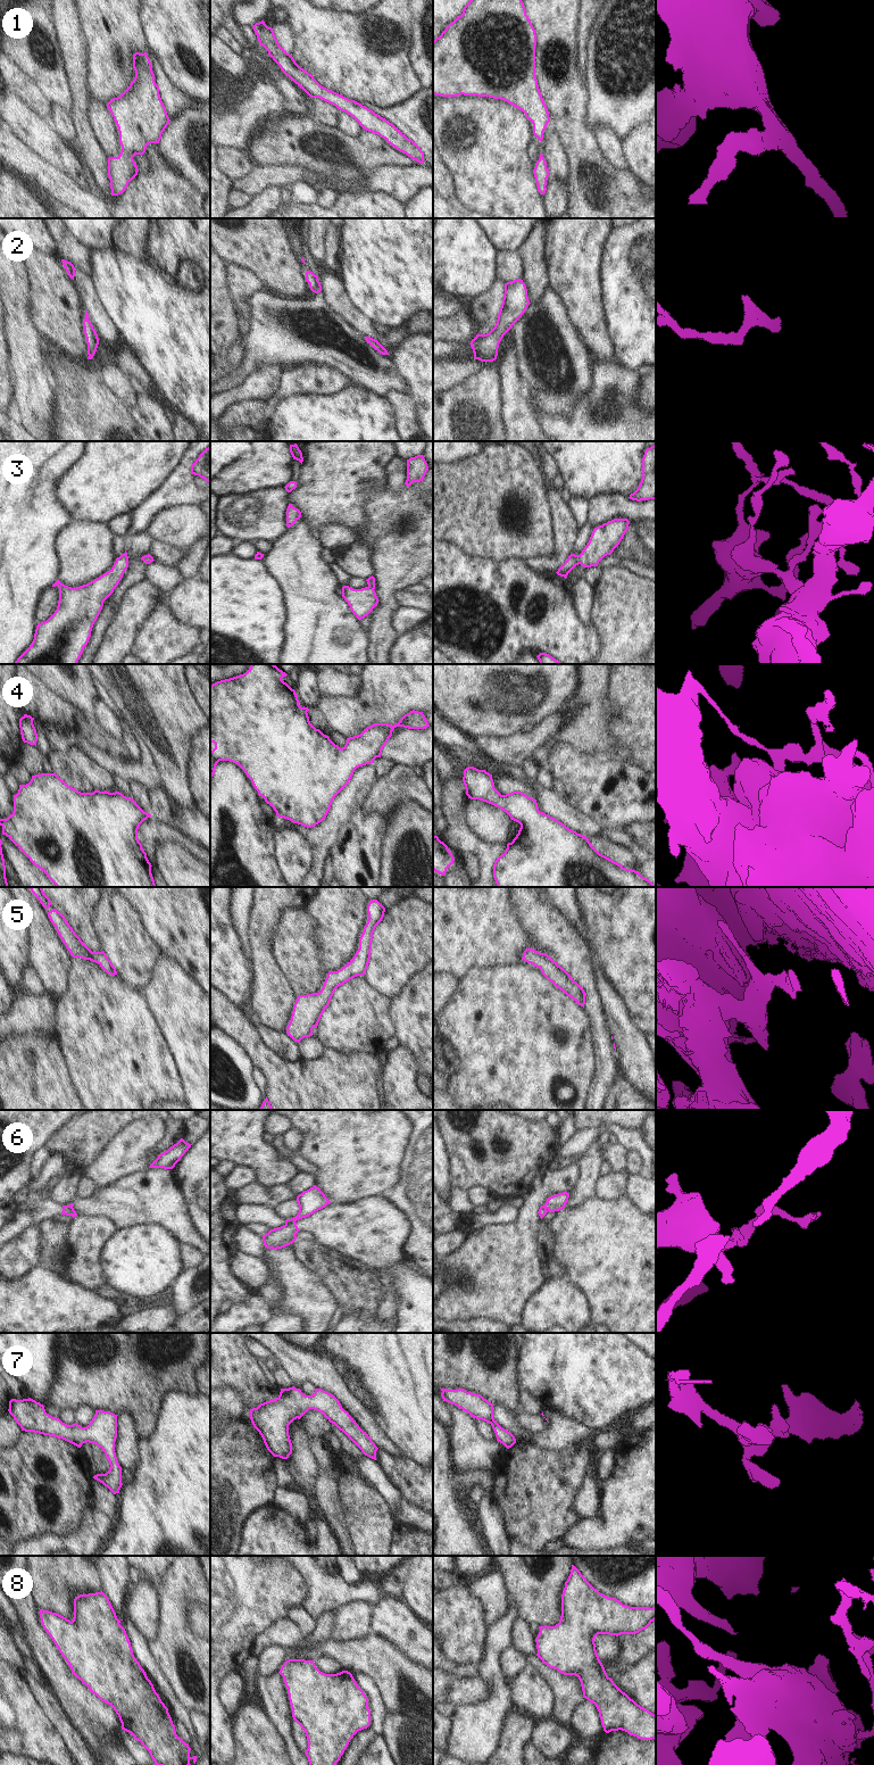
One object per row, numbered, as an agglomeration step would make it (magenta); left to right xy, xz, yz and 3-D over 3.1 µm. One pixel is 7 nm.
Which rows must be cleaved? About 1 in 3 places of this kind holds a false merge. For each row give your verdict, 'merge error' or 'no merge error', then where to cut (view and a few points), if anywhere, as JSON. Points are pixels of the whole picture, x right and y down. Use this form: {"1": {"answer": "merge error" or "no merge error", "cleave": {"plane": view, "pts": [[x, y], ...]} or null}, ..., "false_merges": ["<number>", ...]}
{"1": {"answer": "no merge error", "cleave": null}, "2": {"answer": "no merge error", "cleave": null}, "3": {"answer": "no merge error", "cleave": null}, "4": {"answer": "no merge error", "cleave": null}, "5": {"answer": "no merge error", "cleave": null}, "6": {"answer": "merge error", "cleave": {"plane": "xz", "pts": [[294, 1220], [285, 1225]]}}, "7": {"answer": "no merge error", "cleave": null}, "8": {"answer": "no merge error", "cleave": null}, "false_merges": ["6"]}

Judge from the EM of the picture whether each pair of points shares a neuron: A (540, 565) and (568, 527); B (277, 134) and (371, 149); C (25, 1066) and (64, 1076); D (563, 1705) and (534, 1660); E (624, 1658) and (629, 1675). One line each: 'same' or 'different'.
A: same
B: same
C: same
D: same
E: different

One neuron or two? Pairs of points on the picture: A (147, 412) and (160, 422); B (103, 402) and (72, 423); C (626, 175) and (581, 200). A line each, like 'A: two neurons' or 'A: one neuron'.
A: one neuron
B: one neuron
C: one neuron

